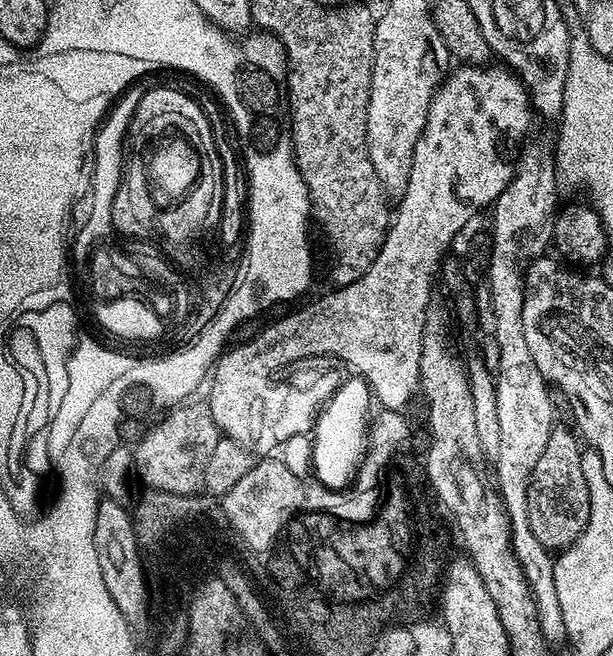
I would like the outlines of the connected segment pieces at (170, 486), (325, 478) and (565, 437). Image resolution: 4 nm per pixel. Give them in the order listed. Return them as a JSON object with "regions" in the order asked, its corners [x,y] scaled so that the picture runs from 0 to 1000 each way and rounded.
{"regions":[[[[302,613],[272,627],[246,648],[250,652],[230,668],[228,678],[220,678],[219,713],[243,745],[313,756],[318,744],[331,739],[336,707],[362,660],[338,614],[316,614]]],[[[582,573],[566,575],[546,599],[527,617],[529,625],[512,649],[509,674],[509,704],[515,720],[514,730],[545,748],[560,748],[576,732],[587,698],[597,686],[597,637],[607,614],[605,591],[594,578]]],[[[902,651],[891,688],[878,698],[878,710],[871,710],[861,730],[865,808],[896,838],[923,838],[953,813],[962,790],[962,747],[956,747],[949,723],[949,677],[941,660],[928,652]]]]}

